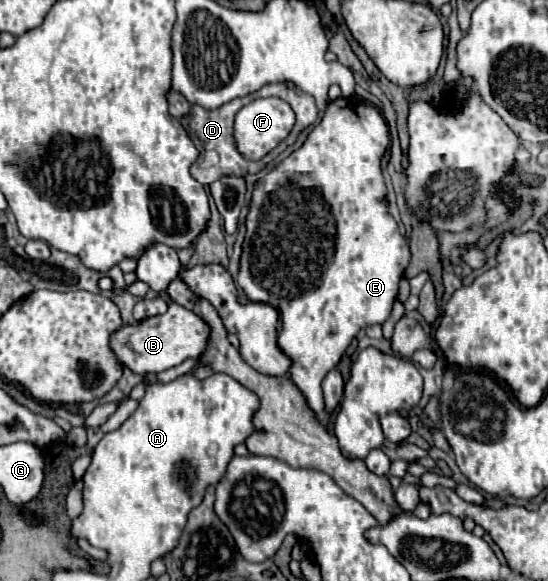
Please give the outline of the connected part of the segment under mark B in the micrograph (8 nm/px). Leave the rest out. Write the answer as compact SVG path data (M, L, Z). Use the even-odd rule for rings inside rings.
M172 302L168 306L168 312L162 316L146 318L144 322L132 326L122 326L118 332L114 332L110 346L114 348L114 354L126 368L144 376L150 372L158 374L166 368L178 366L186 358L198 358L206 350L208 336L210 336L210 326L204 322L202 316Z

